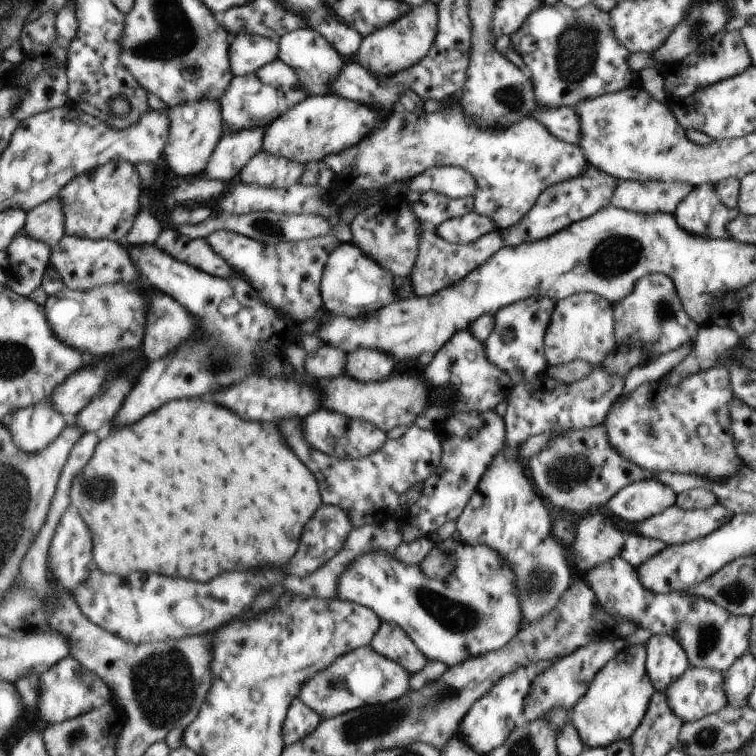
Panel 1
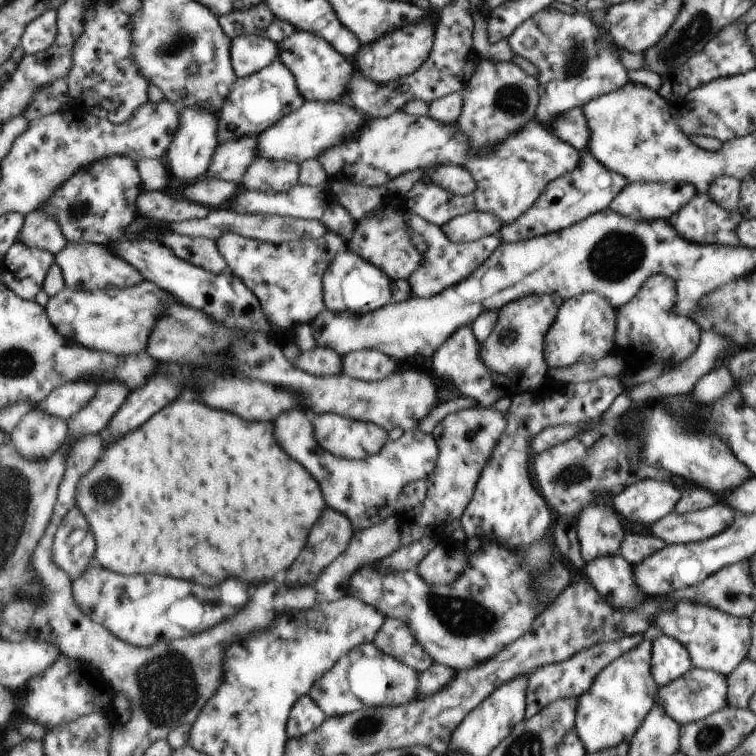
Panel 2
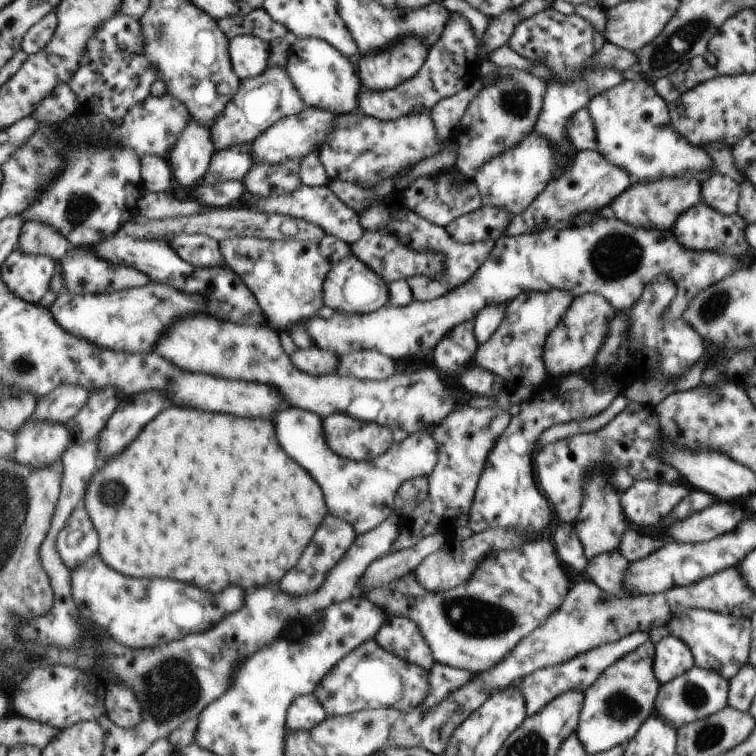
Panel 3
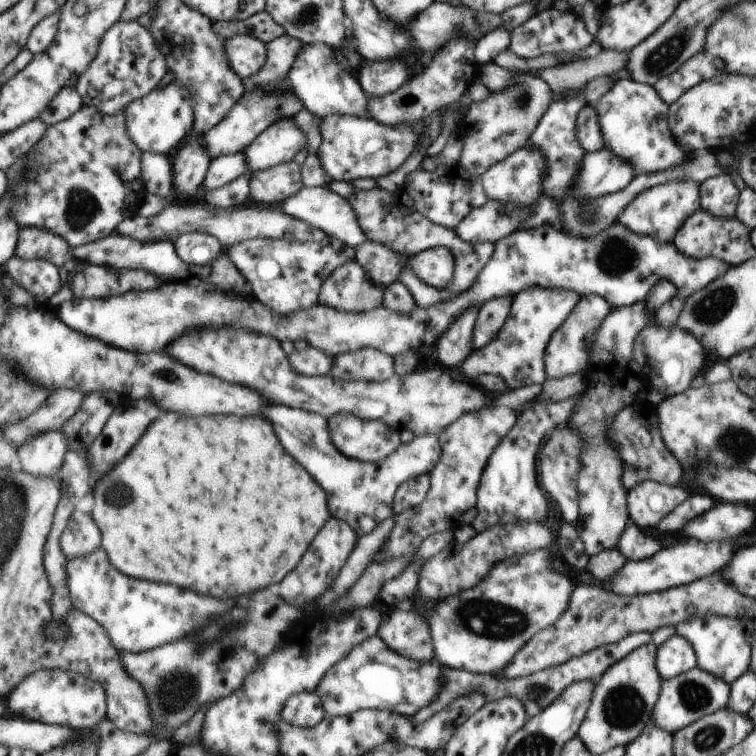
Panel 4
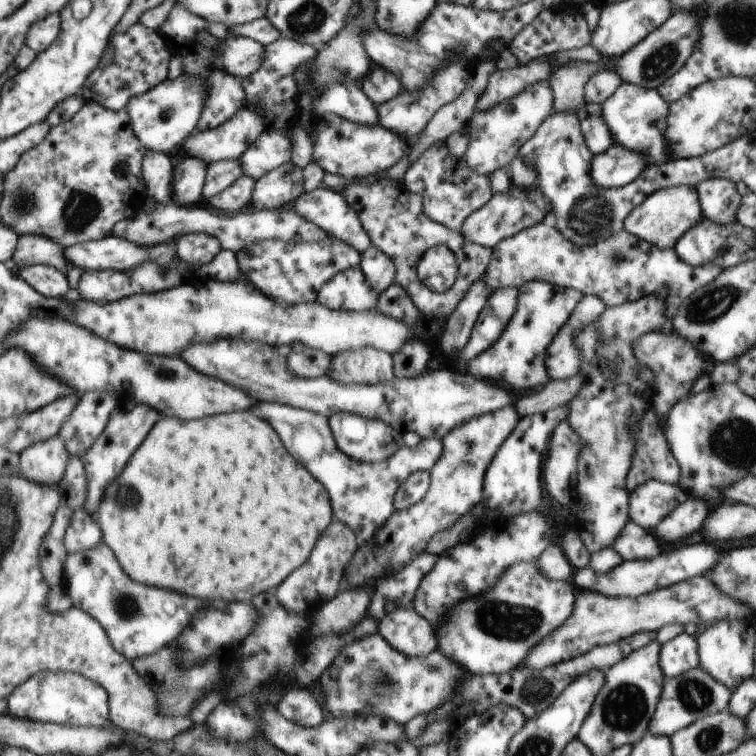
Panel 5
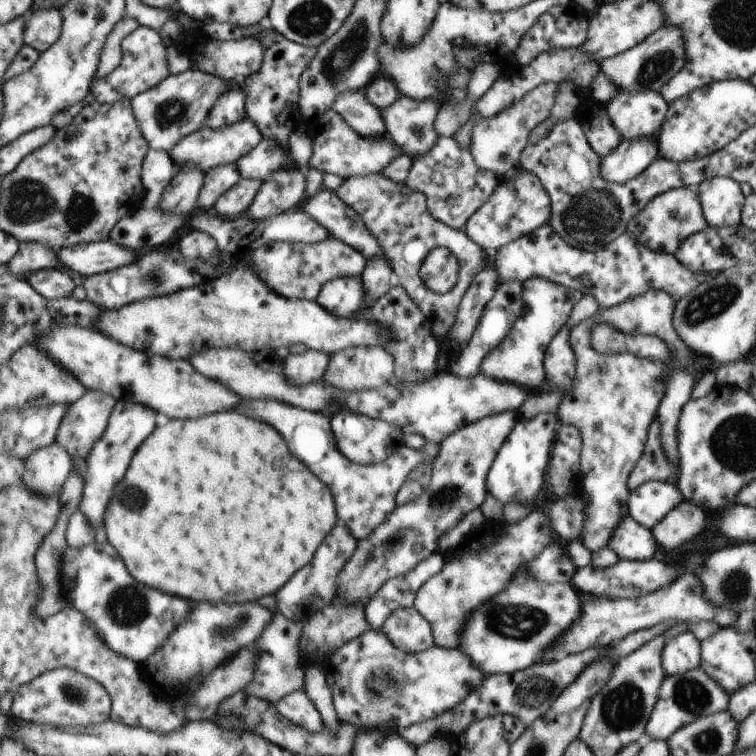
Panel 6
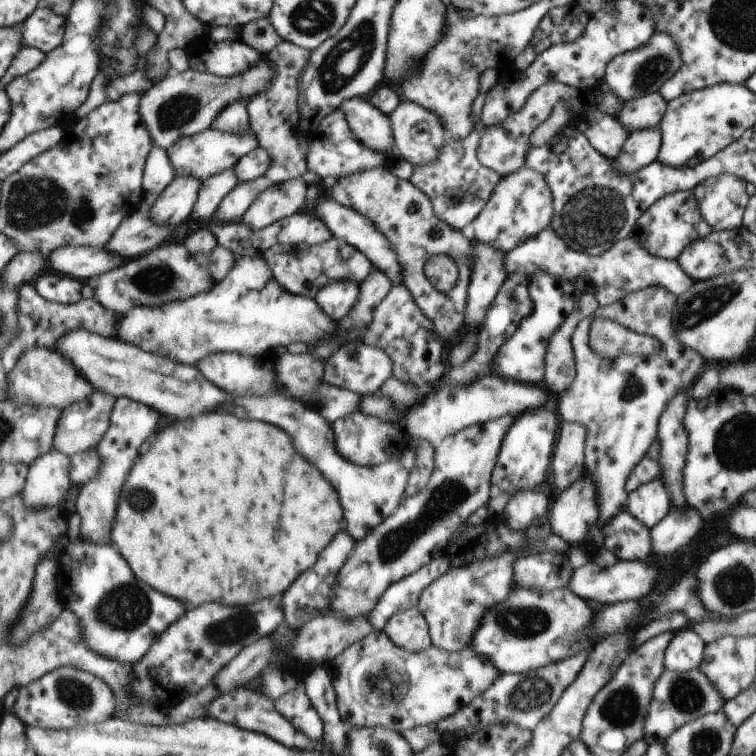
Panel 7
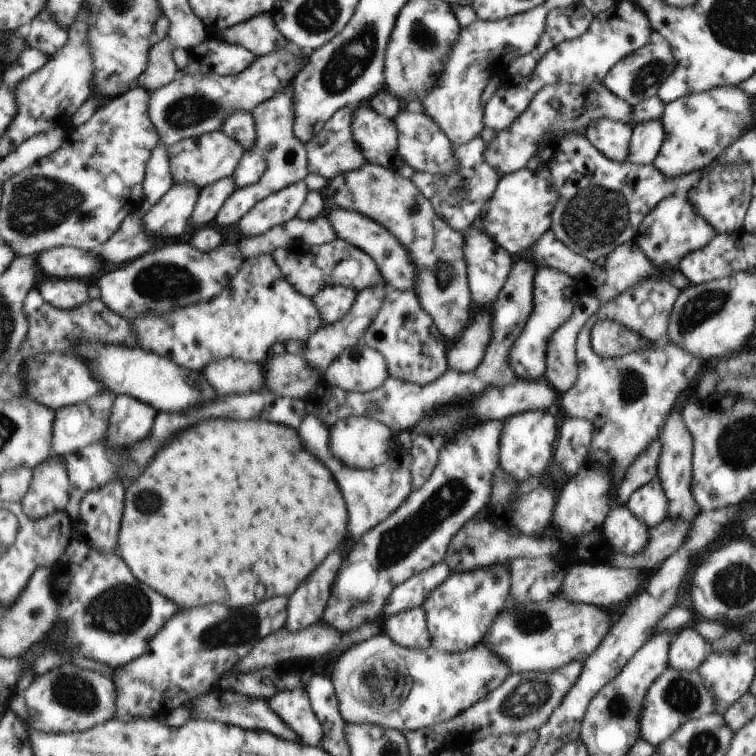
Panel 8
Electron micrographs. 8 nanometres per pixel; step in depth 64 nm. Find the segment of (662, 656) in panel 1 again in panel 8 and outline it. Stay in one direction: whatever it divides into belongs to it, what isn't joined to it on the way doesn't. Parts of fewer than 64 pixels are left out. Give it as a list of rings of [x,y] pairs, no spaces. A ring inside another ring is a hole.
[[[692,628],[676,632],[669,647],[668,666],[682,671],[697,671],[710,654],[710,644]]]

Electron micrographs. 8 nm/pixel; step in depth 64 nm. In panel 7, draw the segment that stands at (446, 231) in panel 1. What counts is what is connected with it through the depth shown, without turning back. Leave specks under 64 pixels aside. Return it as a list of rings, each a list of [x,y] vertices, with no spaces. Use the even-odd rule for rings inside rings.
[[[524,166],[512,175],[501,177],[488,204],[485,204],[470,226],[474,229],[474,239],[478,242],[502,252],[510,252],[518,244],[538,236],[541,230],[550,227],[553,208],[552,190],[548,188],[544,174]]]

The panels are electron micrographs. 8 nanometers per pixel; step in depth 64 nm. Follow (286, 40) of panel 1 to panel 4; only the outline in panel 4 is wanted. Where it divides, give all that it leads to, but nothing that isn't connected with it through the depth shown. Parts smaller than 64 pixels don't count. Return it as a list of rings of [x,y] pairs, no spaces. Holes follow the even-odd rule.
[[[306,45],[300,54],[300,60],[296,60],[294,64],[290,81],[304,101],[305,108],[310,109],[319,119],[339,114],[372,120],[372,114],[368,110],[369,98],[366,98],[367,94],[364,94],[360,88],[361,83],[357,72],[342,68],[342,64],[336,60],[330,45]]]

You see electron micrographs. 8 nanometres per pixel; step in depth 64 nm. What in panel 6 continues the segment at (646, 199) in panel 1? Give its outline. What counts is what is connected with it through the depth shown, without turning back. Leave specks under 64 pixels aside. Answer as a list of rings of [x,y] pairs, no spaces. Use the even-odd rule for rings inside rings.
[[[684,187],[669,190],[660,196],[656,196],[654,200],[650,200],[646,204],[646,208],[642,212],[638,212],[634,216],[634,220],[630,220],[627,232],[642,243],[648,246],[654,252],[664,252],[664,254],[676,254],[689,236],[702,232],[704,228],[708,228],[708,221],[701,209],[700,197],[695,189]]]

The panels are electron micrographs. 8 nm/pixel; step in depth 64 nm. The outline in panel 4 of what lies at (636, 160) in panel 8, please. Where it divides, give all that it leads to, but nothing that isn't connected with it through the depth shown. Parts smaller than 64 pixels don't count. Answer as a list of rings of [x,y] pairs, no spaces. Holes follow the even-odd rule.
[[[608,149],[586,152],[572,194],[585,202],[626,188],[637,175],[634,168]]]

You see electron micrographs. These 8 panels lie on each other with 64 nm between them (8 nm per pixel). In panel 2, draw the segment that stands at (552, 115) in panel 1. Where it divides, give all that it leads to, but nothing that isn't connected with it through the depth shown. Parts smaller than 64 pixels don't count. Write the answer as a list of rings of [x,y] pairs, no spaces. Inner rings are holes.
[[[573,108],[570,112],[564,112],[552,118],[550,128],[563,141],[573,145],[579,151],[586,151],[590,144],[589,121],[586,120],[586,114],[581,108]]]

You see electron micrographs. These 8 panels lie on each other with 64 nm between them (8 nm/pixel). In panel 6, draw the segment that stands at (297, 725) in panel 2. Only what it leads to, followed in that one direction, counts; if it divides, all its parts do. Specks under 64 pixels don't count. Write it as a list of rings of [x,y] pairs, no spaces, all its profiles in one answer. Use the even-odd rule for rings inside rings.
[[[305,688],[283,698],[277,707],[286,718],[293,720],[298,726],[302,726],[314,734],[325,727],[321,711],[314,704],[314,700],[310,698],[310,693]]]

